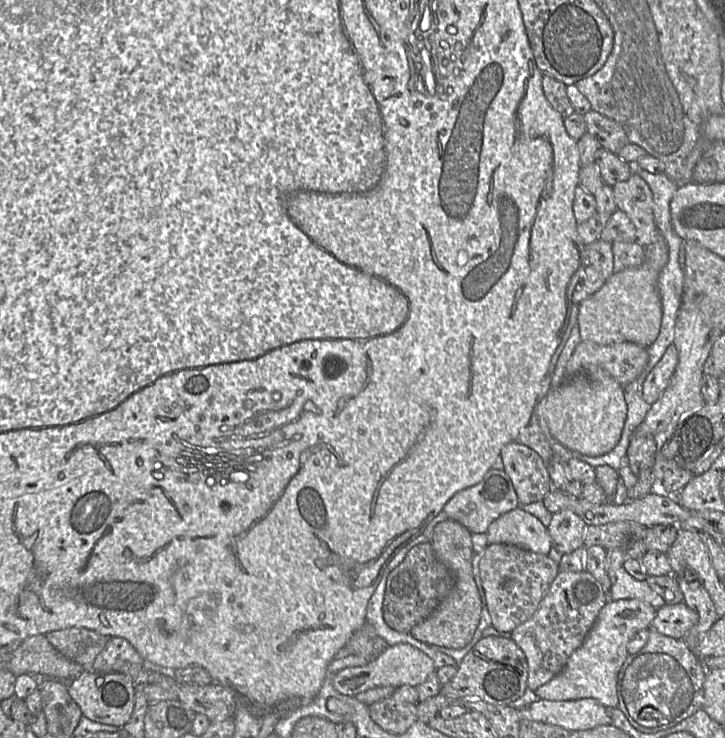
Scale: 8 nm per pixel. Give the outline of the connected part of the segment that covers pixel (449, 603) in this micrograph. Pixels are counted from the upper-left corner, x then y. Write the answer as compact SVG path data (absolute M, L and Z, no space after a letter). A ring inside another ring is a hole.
M446 519L434 528L431 545L436 557L450 570L454 586L448 596L422 622L409 632L415 639L427 644L450 649L461 649L472 639L481 616L481 598L473 577L472 533L455 520Z

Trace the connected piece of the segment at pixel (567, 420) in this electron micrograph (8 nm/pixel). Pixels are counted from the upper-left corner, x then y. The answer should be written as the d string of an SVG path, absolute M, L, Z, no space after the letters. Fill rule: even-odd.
M604 371L566 379L546 395L545 418L552 436L567 449L586 456L610 452L621 438L626 416L623 387Z

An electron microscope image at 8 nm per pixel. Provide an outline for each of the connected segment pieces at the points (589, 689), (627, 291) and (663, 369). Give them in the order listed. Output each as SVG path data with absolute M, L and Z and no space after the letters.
M638 599L608 600L581 646L570 655L565 667L556 676L534 691L536 695L549 701L593 698L606 708L617 708L617 679L628 656L627 645L636 633L651 626L656 611L650 604Z
M660 233L645 249L646 257L640 266L613 273L597 292L579 304L581 341L597 345L631 342L645 348L655 342L663 316L658 278L668 262L669 247Z
M672 343L643 383L642 396L647 404L652 406L661 397L670 383L677 364L678 351Z

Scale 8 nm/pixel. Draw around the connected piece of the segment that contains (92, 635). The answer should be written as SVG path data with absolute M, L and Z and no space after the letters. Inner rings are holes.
M71 627L45 634L51 645L63 656L85 668L92 666L109 638L84 627Z

